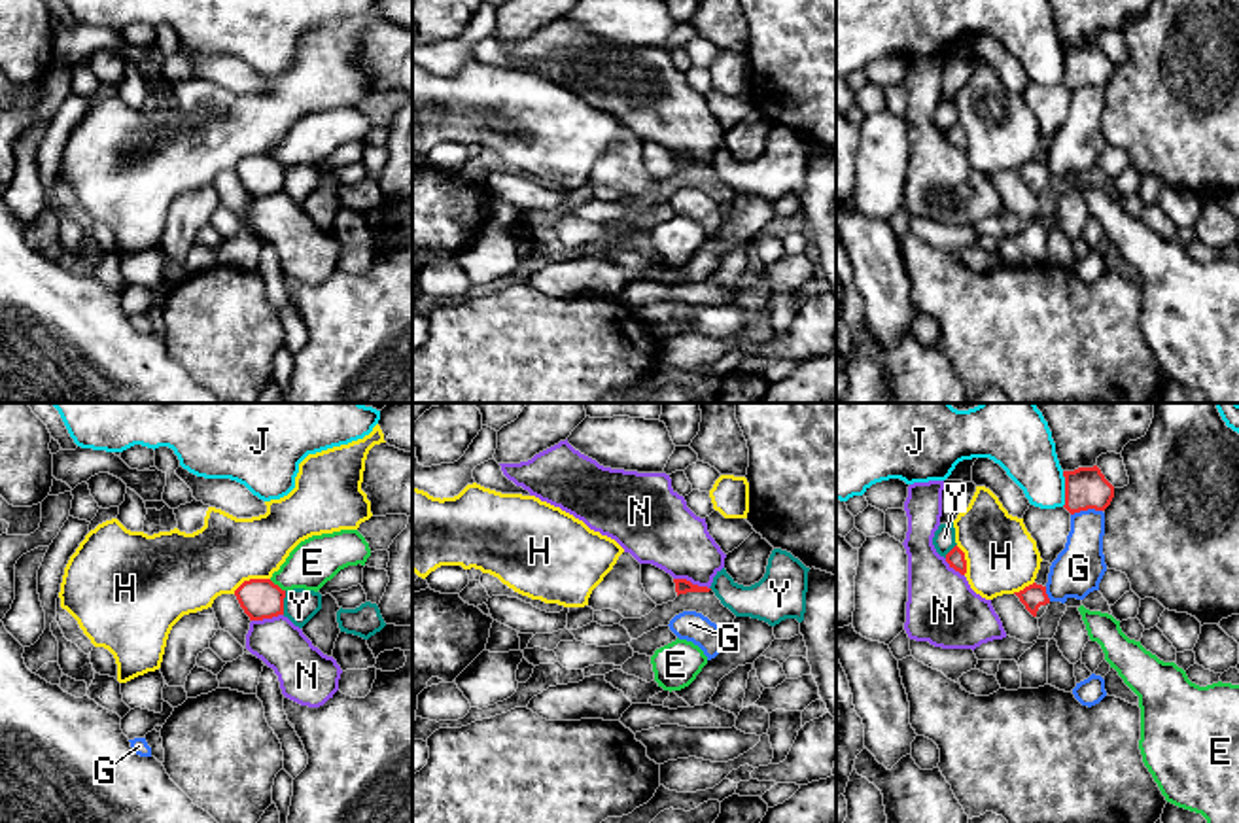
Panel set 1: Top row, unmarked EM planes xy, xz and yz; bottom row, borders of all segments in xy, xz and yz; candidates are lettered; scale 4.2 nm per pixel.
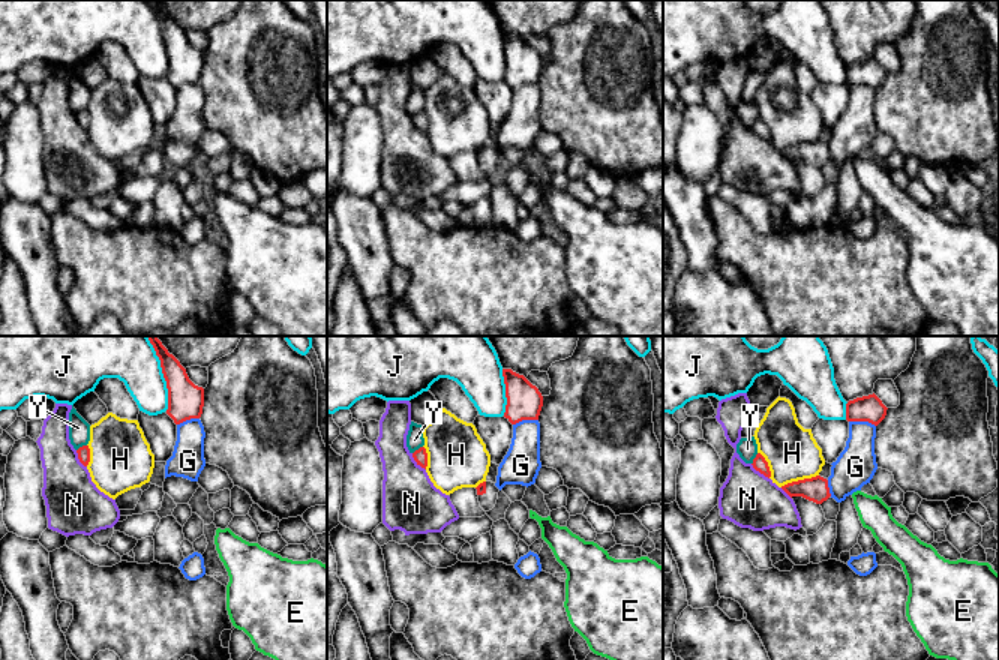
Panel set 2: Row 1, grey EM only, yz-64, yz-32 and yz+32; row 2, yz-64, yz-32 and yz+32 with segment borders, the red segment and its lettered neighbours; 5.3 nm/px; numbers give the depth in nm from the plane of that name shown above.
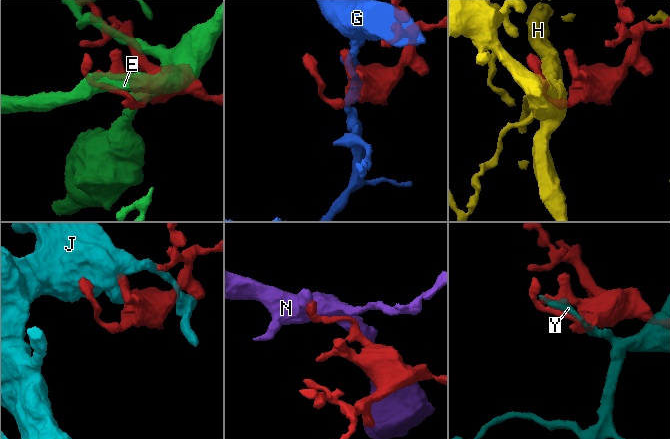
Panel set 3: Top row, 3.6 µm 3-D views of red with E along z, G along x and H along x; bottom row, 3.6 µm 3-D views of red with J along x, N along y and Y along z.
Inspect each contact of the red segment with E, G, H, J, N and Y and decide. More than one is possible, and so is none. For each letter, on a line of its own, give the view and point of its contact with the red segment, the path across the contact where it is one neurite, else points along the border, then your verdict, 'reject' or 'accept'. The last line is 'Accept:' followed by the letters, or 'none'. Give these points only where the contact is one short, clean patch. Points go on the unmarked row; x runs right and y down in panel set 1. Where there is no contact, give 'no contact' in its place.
E: contact xy (277, 161); reject
G: contact yz (1086, 86); reject
H: contact xy (250, 156); reject
J: contact yz (1065, 65); reject
N: contact xz (689, 157); reject
Y: contact xy (282, 178); reject
Accept: none

